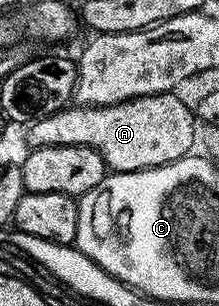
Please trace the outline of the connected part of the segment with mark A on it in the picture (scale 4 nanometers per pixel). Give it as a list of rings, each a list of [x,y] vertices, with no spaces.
[[[173,93],[150,94],[144,98],[133,98],[130,102],[118,102],[112,106],[85,106],[71,104],[49,116],[39,118],[26,127],[28,147],[37,146],[88,146],[103,157],[108,171],[124,174],[134,170],[150,170],[153,166],[164,166],[179,158],[186,158],[196,145],[194,126],[197,118],[193,110],[181,102]]]

